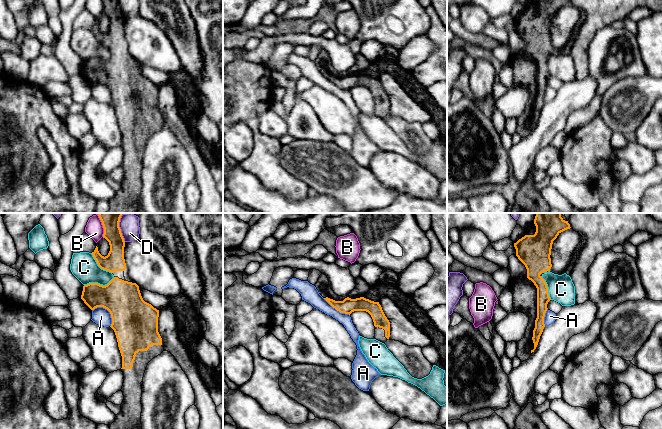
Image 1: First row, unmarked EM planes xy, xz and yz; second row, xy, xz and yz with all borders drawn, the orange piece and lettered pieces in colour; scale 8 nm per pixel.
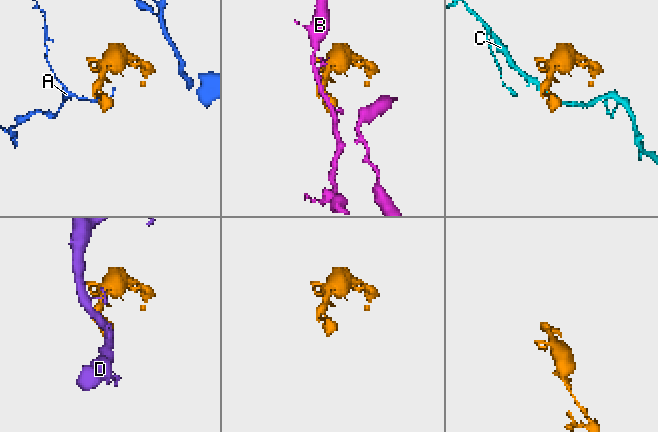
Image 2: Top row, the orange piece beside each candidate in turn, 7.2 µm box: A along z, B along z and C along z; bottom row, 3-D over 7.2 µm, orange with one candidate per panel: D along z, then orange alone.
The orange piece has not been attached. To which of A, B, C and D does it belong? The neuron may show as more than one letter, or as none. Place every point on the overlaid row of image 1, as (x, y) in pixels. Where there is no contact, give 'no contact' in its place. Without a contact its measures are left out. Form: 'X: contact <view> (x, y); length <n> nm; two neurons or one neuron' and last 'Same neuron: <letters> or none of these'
A: contact xy (108, 310); length 200 nm; two neurons
B: contact xy (102, 224); length 190 nm; two neurons
C: contact xy (99, 284); length 260 nm; two neurons
D: contact xy (119, 228); length 220 nm; two neurons
Same neuron: none of these

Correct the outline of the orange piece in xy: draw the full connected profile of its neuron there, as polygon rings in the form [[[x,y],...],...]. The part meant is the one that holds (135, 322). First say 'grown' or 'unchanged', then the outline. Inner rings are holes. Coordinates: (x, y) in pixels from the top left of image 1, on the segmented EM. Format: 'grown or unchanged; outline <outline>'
grown; outline [[[114,277],[107,285],[103,286],[98,283],[89,283],[83,286],[81,299],[91,309],[103,307],[107,309],[112,318],[111,328],[114,330],[118,347],[122,356],[122,372],[124,375],[124,383],[121,391],[124,395],[121,411],[116,415],[115,421],[109,426],[110,429],[142,429],[141,412],[142,412],[142,386],[144,373],[148,363],[164,351],[162,346],[162,338],[158,332],[159,310],[151,304],[145,302],[141,296],[139,286],[136,283],[124,281],[118,277]]]

